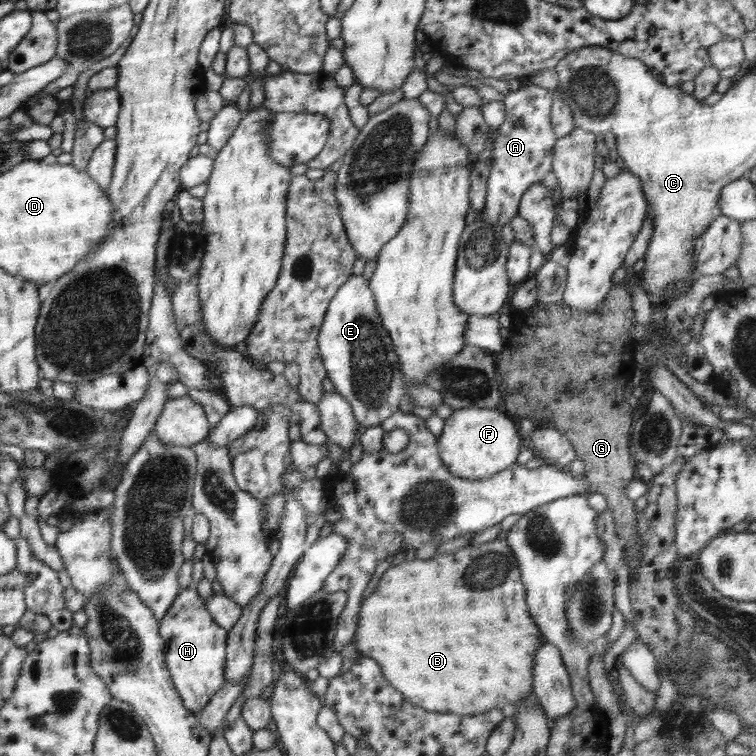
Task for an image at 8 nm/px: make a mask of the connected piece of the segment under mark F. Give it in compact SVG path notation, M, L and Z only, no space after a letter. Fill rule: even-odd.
M471 407L454 410L445 420L442 434L438 437L438 450L450 475L476 481L494 477L517 464L516 457L523 443L516 420L496 409Z

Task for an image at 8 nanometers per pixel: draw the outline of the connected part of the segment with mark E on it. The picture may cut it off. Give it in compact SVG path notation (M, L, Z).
M362 273L350 276L332 297L317 341L328 379L350 404L359 424L378 426L399 410L405 387L403 377L389 335L376 310L369 280Z

